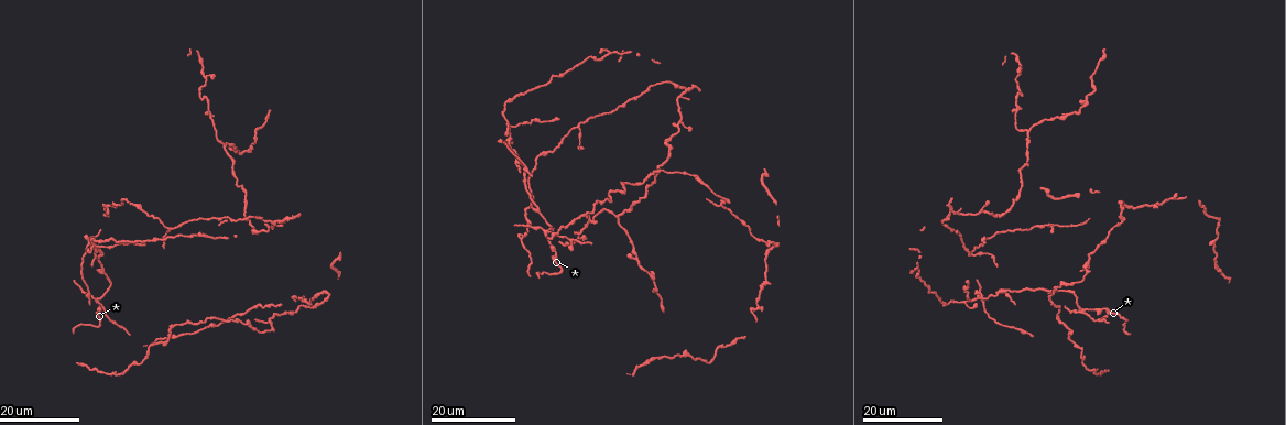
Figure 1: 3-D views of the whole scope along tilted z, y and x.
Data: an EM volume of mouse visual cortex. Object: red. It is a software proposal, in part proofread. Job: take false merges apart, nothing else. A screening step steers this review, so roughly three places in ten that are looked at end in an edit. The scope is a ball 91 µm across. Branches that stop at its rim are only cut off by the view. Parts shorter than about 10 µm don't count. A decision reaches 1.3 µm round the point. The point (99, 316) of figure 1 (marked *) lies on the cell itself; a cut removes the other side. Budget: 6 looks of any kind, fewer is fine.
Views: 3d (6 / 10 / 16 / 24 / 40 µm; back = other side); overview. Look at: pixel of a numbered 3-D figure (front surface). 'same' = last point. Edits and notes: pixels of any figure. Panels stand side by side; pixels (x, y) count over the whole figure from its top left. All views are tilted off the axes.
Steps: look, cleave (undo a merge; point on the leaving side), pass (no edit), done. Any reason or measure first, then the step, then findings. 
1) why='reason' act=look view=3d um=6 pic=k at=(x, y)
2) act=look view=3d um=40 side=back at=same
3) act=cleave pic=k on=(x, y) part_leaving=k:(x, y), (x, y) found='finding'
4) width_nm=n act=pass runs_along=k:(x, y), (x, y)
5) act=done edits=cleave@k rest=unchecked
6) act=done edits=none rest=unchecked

why='small branch off a trunk' act=look view=3d um=24 pic=1 at=(97, 302)

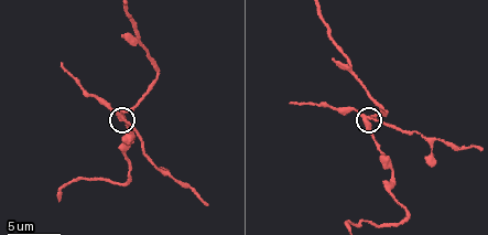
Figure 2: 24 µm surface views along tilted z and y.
why='zoom in' act=look view=3d um=10 pic=2 at=(125, 120)

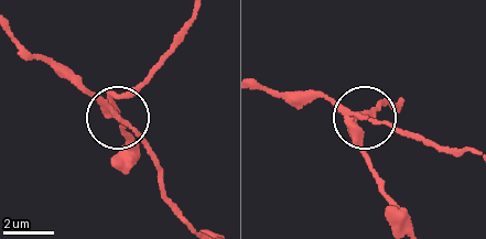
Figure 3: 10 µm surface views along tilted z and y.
arms=4 act=cleave pic=3 on=(80, 84) part_leaving=3:(109, 105), (134, 130), (187, 220) found='a second cell is stuck on'

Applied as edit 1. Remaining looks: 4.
why='two arms in line, one across' act=look view=3d um=24 pic=1 at=(1087, 262)

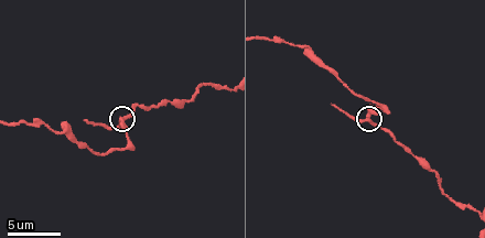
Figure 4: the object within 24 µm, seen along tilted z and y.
why='zoom in' act=look view=3d um=10 pic=4 at=(370, 123)

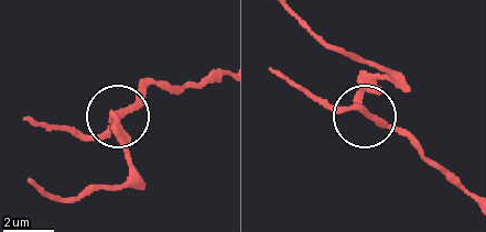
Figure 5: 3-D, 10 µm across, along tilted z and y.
act=pass runs_along=5:(40, 188), (69, 200), (122, 180), (116, 119), (160, 80) found='one cell here'

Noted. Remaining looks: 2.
why='thin arm on a thick one' act=look view=3d um=16 pic=1 at=(222, 146)

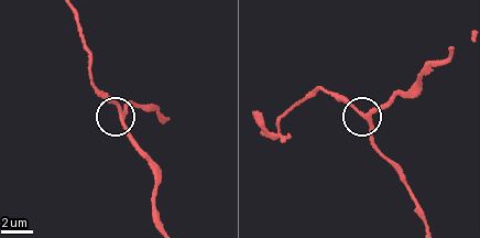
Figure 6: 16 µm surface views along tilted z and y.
act=look view=3d um=10 pic=6 at=(365, 118)

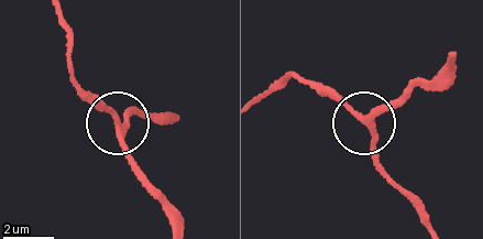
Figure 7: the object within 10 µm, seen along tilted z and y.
width_nm=230 act=pass runs_along=7:(450, 58), (439, 75), (370, 122), (383, 173) found='one cell here'

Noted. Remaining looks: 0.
act=done edits=cleave@3 rest=unchecked

